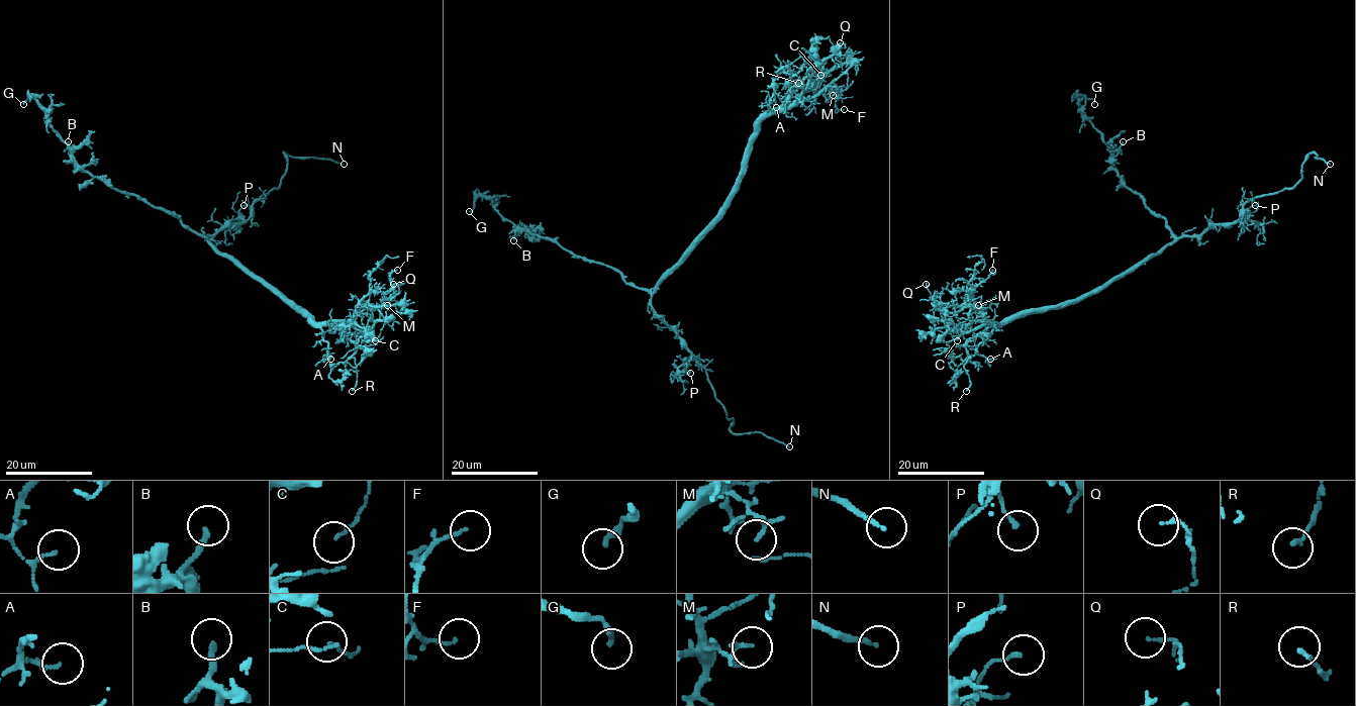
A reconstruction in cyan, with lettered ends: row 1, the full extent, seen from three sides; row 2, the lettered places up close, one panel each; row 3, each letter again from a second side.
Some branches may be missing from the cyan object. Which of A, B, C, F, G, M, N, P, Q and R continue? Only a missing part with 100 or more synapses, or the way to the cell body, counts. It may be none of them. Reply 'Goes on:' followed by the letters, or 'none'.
Goes on: N

